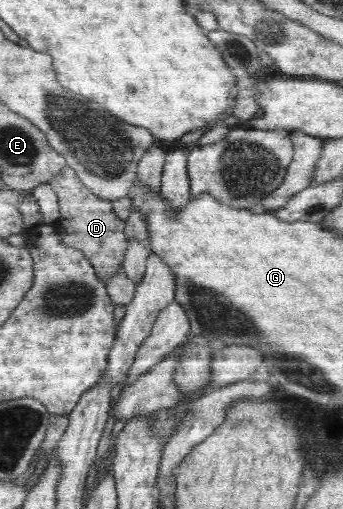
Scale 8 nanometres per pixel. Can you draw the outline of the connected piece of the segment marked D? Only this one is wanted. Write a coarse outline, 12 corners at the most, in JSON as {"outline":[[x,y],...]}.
{"outline":[[66,165],[48,183],[63,245],[83,251],[106,283],[127,253],[111,201]]}

